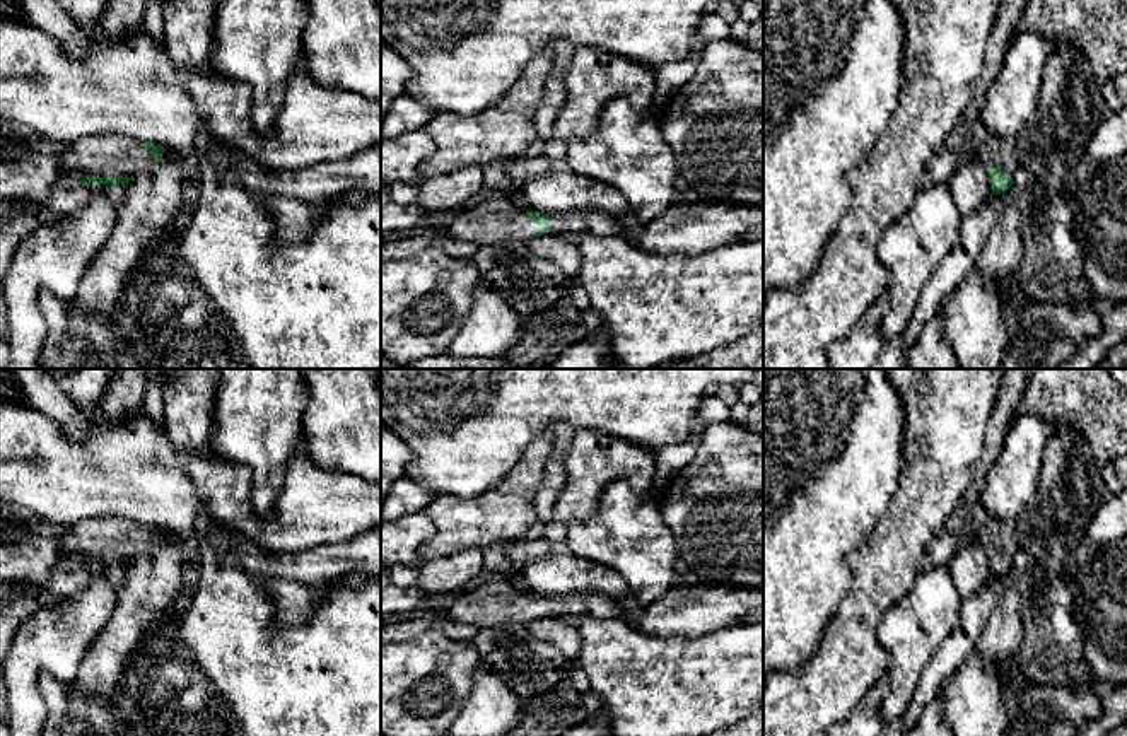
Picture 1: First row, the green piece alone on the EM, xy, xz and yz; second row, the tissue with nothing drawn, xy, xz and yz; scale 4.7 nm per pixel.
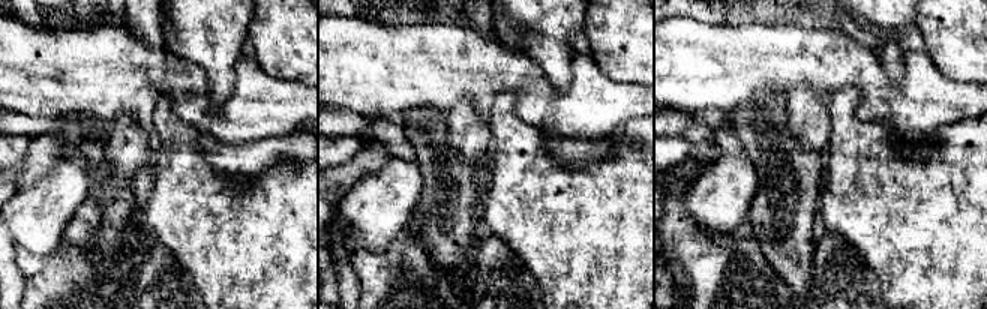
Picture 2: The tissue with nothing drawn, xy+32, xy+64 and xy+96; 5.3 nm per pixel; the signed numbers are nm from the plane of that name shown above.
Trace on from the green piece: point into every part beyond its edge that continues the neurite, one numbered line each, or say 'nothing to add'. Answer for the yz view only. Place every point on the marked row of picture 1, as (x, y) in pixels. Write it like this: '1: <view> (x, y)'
1: yz (992, 152)

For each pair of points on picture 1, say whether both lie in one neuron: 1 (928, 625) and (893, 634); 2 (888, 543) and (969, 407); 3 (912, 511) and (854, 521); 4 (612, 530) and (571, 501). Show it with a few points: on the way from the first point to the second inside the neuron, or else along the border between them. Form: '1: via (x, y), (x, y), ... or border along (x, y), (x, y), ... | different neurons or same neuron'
1: via (919, 622), (909, 632), (902, 632) | same neuron
2: via (919, 509), (936, 473), (943, 441) | same neuron
3: border along (899, 477), (899, 490), (888, 509), (859, 545) | different neurons
4: border along (612, 482), (603, 489), (596, 509), (567, 526) | different neurons

